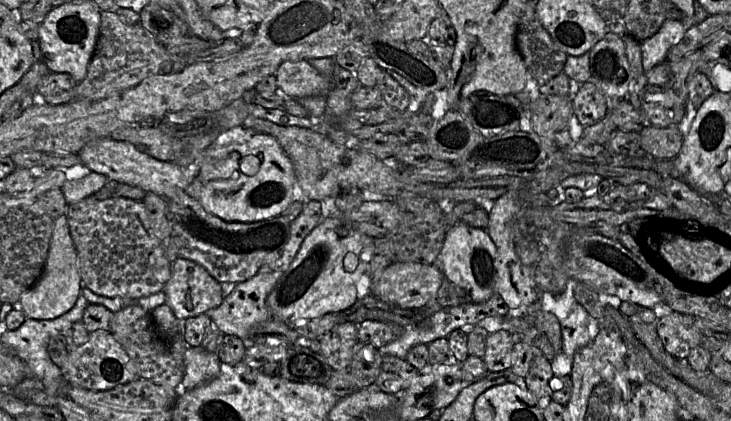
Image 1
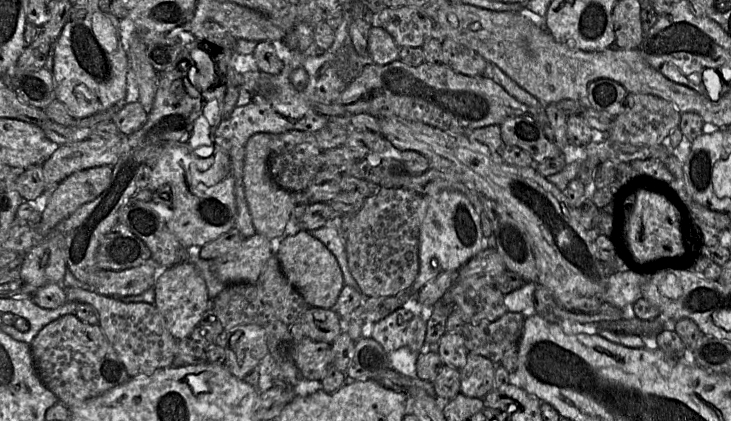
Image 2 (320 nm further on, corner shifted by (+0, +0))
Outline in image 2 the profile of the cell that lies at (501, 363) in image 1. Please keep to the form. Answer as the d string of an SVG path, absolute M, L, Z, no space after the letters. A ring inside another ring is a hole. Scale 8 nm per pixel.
M468 352L465 364L460 369L460 393L483 399L494 389L495 366L491 360Z

